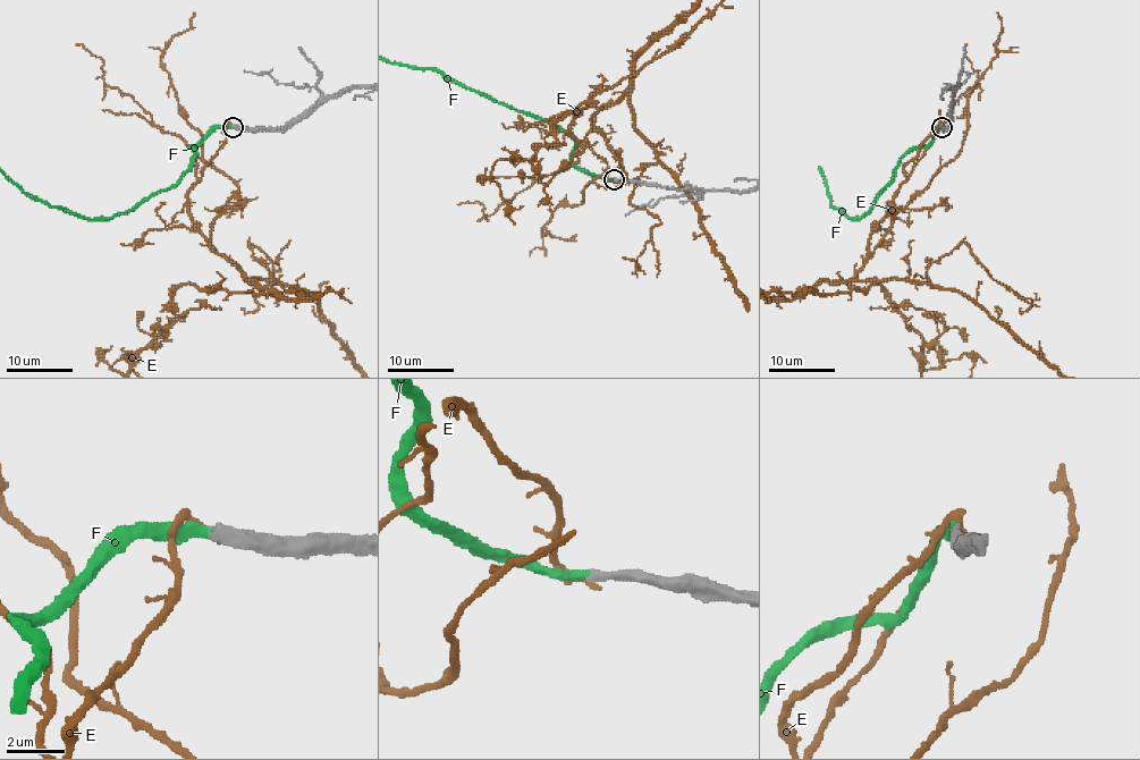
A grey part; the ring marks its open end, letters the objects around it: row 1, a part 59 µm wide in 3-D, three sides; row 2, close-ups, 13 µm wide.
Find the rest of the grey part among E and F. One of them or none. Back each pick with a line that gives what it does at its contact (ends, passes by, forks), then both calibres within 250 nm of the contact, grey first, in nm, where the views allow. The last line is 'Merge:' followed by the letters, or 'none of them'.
F: it ends; calibres 420 and 320 nm
Merge: F

